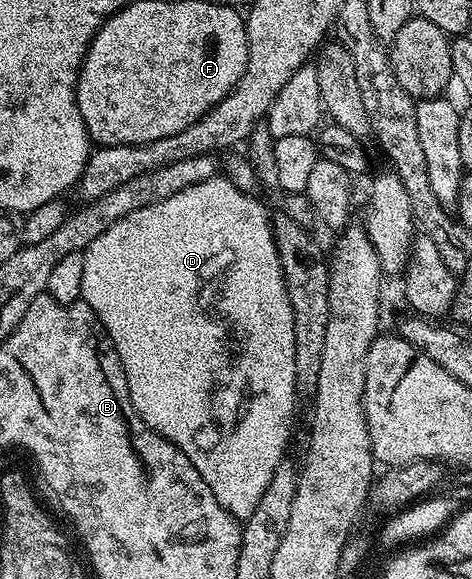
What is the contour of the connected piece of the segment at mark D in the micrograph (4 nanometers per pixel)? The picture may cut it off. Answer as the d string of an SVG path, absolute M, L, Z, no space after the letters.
M217 176L202 180L202 184L194 184L182 192L174 192L174 196L166 196L166 200L130 212L130 216L122 216L122 220L106 228L106 232L102 232L102 236L98 236L98 240L94 240L82 252L84 263L80 297L104 325L104 330L116 349L116 355L124 365L130 400L138 416L151 430L175 444L187 456L190 464L198 468L200 474L210 476L214 496L240 520L247 518L258 500L262 500L262 492L266 492L266 484L270 484L274 468L285 461L288 429L292 426L292 413L295 412L298 401L294 372L294 320L291 317L290 296L286 292L276 237L272 234L272 223L269 215L264 215L263 204L256 198L258 197L251 193L240 191L227 177Z

